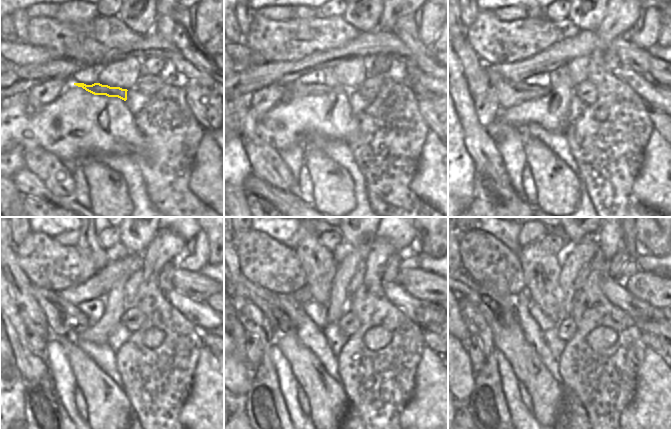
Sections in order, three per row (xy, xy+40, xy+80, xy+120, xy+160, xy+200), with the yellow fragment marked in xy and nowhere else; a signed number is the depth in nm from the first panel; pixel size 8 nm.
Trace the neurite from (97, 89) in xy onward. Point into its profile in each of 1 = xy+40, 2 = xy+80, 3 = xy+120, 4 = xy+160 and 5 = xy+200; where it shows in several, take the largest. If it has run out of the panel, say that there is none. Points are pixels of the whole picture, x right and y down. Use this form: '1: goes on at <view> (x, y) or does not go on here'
1: goes on at xy+40 (295, 89)
2: goes on at xy+80 (509, 93)
3: goes on at xy+120 (44, 313)
4: goes on at xy+160 (262, 312)
5: goes on at xy+200 (473, 306)

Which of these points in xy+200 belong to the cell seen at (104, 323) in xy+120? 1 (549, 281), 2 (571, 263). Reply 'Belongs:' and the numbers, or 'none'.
Belongs: 2

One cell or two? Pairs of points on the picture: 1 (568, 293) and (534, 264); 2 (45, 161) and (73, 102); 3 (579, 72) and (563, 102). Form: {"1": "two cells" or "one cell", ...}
{"1": "two cells", "2": "two cells", "3": "two cells"}

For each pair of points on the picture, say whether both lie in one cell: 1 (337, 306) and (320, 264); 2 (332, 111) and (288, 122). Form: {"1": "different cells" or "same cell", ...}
{"1": "different cells", "2": "same cell"}

